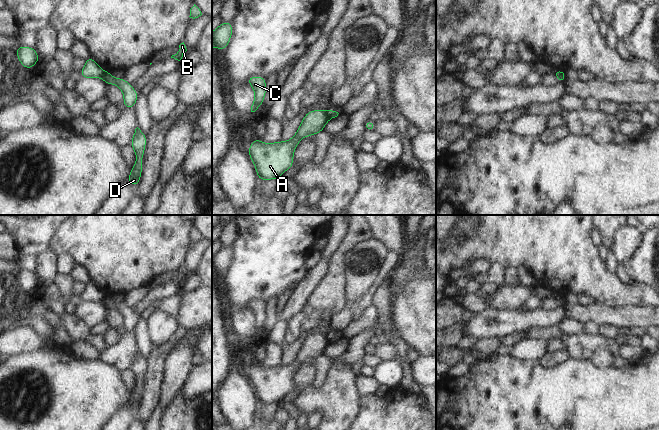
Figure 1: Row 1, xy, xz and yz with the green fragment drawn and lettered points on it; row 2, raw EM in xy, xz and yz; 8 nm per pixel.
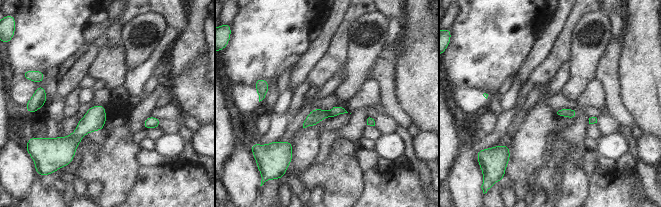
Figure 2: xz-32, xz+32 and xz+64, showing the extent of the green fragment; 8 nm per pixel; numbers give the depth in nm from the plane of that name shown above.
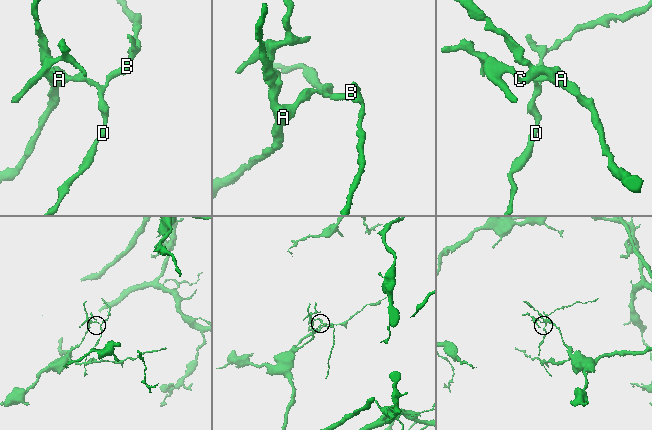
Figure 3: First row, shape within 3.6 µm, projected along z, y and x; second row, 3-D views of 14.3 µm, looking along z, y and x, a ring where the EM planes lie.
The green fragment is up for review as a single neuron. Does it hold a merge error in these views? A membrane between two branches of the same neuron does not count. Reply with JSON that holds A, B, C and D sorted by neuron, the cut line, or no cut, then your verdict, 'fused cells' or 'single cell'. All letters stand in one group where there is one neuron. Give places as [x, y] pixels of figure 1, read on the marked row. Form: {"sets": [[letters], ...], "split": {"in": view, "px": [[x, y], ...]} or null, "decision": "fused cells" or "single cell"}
{"sets": [["A", "C"], ["B", "D"]], "split": {"in": "xz", "px": [[325, 111], [328, 119]]}, "decision": "fused cells"}

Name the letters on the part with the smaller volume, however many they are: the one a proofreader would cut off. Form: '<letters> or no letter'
B, D

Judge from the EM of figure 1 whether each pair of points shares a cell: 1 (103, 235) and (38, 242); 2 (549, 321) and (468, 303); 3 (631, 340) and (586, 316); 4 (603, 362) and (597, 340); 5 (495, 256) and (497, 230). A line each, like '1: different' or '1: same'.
1: different
2: different
3: different
4: different
5: same

